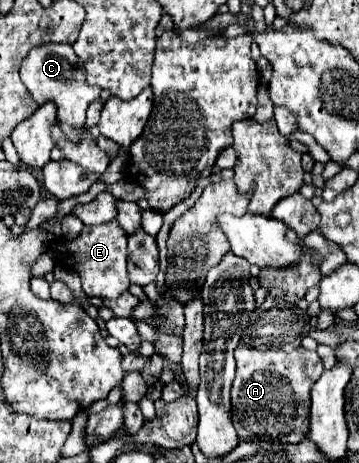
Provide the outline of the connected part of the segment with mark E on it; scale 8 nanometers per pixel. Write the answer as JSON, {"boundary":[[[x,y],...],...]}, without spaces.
{"boundary":[[[117,221],[95,225],[95,227],[83,227],[81,235],[77,239],[57,241],[53,243],[43,255],[39,255],[39,261],[31,265],[31,277],[45,277],[45,273],[53,271],[55,265],[71,267],[83,281],[83,291],[87,297],[109,297],[117,299],[123,291],[129,289],[129,277],[127,277],[127,235],[119,227]]]}

